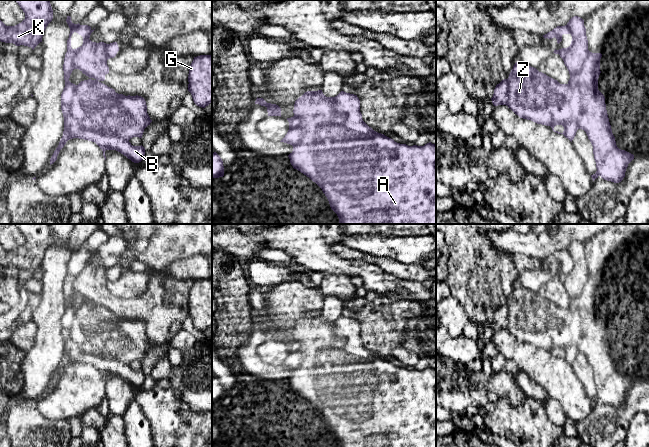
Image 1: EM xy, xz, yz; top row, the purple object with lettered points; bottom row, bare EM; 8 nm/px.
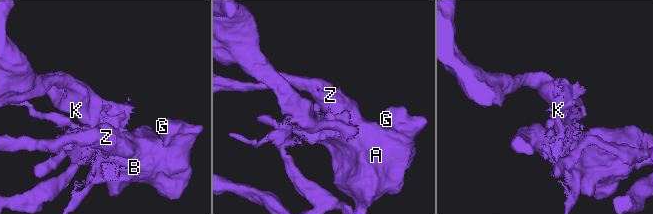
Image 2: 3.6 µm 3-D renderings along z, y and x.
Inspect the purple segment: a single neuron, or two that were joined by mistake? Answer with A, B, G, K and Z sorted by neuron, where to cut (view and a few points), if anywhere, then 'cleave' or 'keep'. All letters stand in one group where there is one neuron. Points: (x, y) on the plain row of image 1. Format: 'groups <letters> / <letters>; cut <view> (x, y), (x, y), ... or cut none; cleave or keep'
groups A G Z / B K; cut xy (76, 309), (71, 338), (90, 353), (128, 364); cleave

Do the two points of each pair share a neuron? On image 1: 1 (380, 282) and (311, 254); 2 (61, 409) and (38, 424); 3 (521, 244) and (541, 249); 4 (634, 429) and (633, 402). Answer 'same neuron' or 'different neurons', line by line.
1: same neuron
2: different neurons
3: same neuron
4: different neurons

